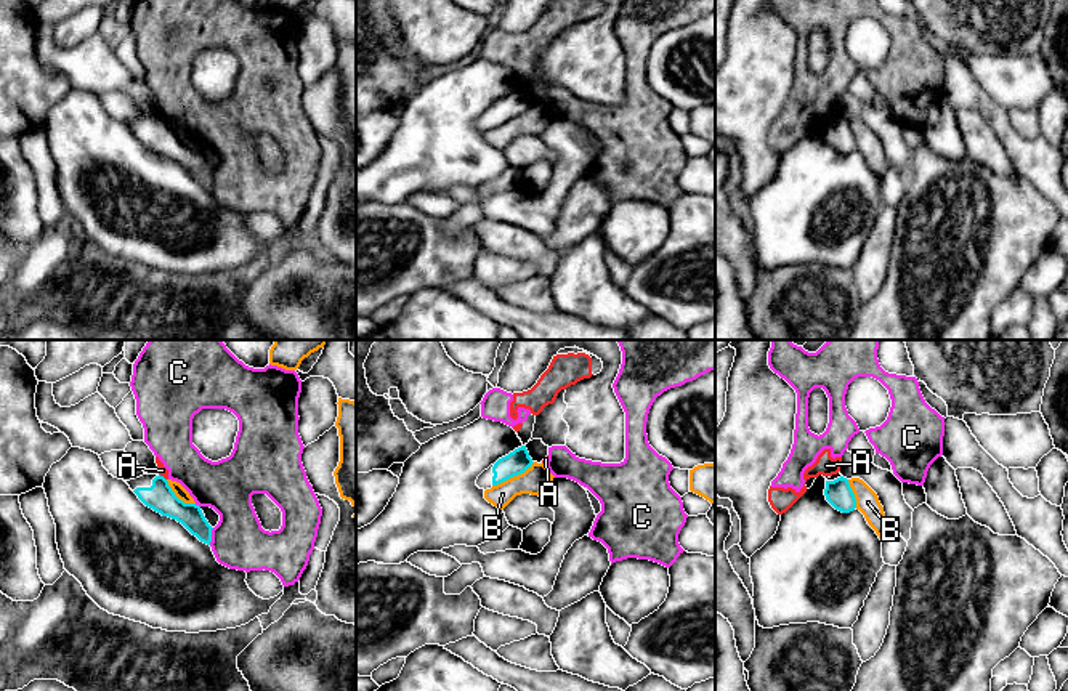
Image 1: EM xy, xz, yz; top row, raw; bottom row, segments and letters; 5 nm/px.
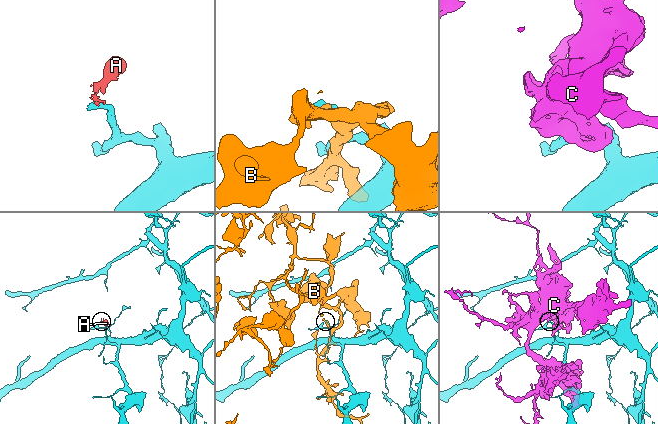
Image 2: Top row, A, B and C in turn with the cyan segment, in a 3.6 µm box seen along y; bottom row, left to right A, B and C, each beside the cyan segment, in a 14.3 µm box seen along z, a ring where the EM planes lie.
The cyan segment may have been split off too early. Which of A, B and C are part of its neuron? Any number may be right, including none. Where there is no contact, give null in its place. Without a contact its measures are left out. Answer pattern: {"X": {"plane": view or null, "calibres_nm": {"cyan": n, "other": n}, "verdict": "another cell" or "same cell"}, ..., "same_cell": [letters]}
{"A": {"plane": "xy", "calibres_nm": {"cyan": 140, "other": 50}, "verdict": "another cell"}, "B": {"plane": "xz", "calibres_nm": {"cyan": 120, "other": 120}, "verdict": "another cell"}, "C": {"plane": "xy", "calibres_nm": {"cyan": 120, "other": 280}, "verdict": "another cell"}, "same_cell": []}

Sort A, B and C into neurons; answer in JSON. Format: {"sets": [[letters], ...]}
{"sets": [["A", "C"], ["B"]]}

